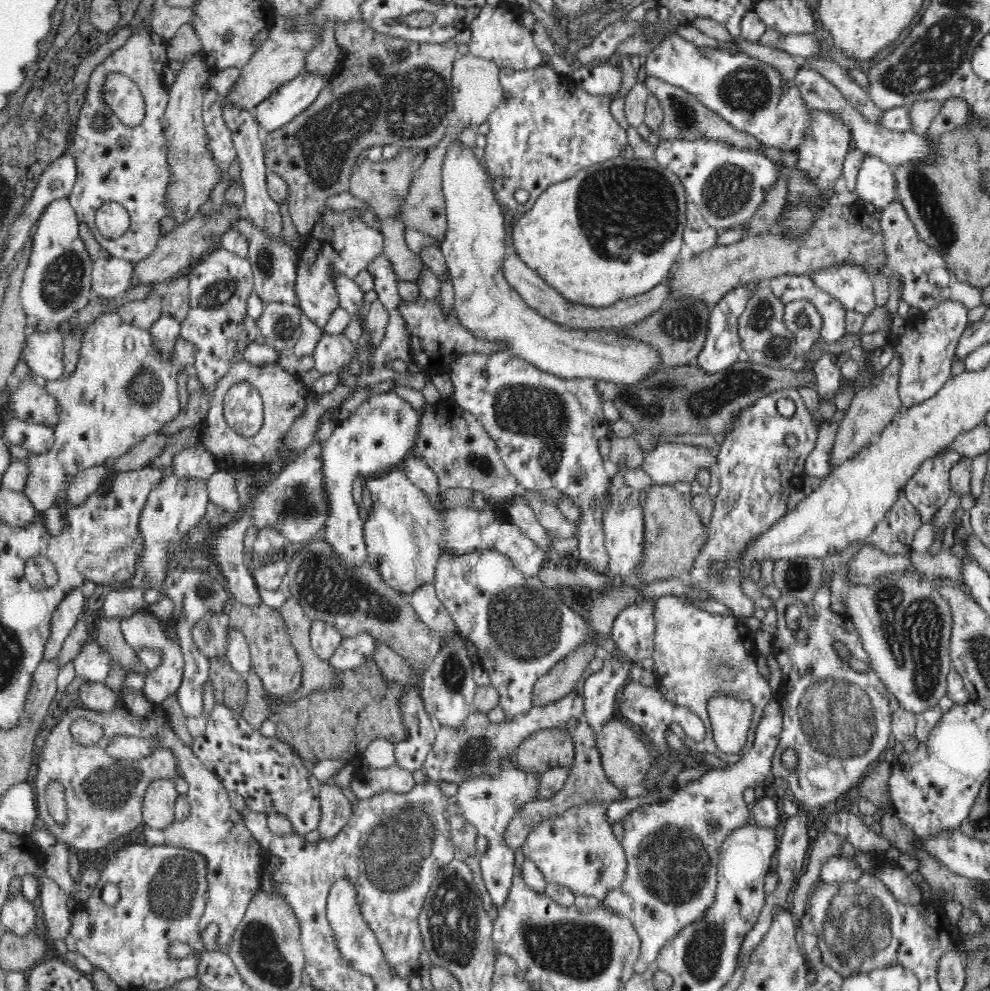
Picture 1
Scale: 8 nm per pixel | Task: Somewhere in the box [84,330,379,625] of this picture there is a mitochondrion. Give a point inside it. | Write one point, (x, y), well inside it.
(298, 504)

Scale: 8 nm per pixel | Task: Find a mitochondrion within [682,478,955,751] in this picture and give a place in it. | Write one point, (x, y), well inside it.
(914, 628)

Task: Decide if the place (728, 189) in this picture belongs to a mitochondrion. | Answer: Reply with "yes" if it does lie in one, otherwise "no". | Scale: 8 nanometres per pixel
yes

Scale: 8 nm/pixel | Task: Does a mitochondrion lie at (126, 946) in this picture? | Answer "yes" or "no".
no

